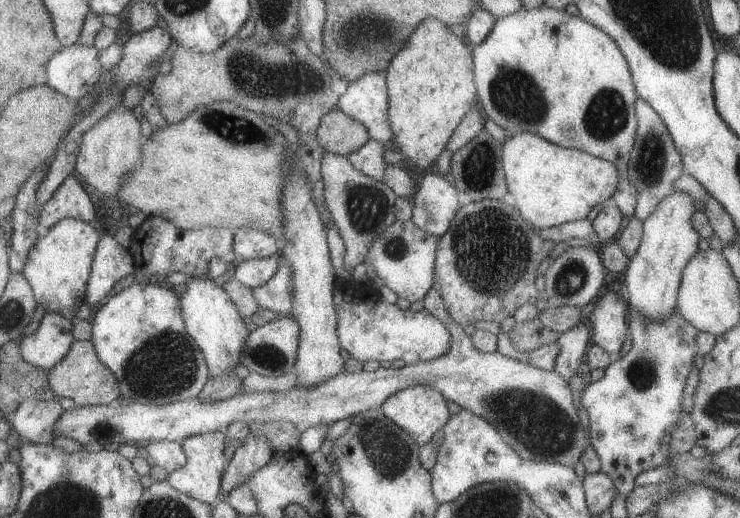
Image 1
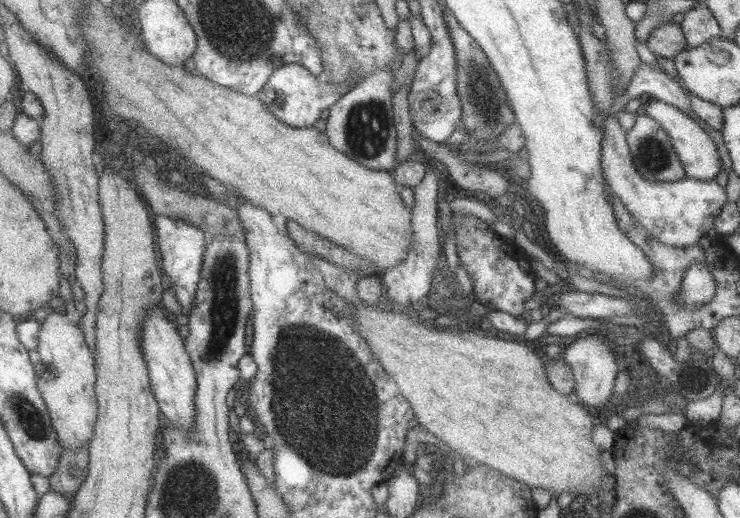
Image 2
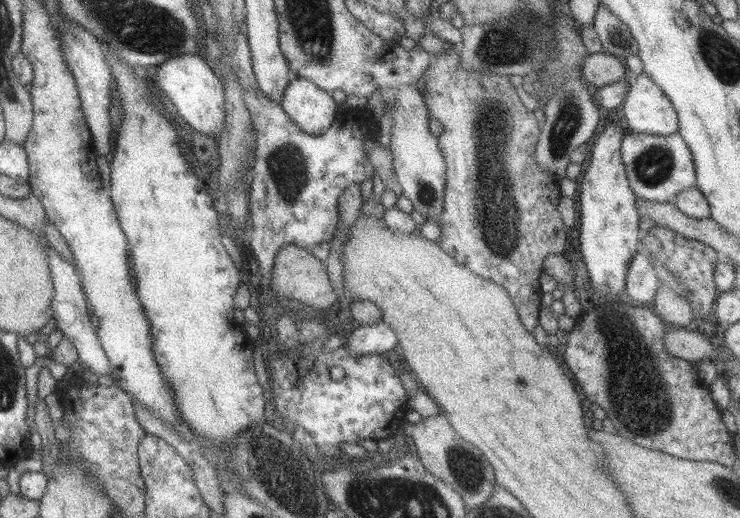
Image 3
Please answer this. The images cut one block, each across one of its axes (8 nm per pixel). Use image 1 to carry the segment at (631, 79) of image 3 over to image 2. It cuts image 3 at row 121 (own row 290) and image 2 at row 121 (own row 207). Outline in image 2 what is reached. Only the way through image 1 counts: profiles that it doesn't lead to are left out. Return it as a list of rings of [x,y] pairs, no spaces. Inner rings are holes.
[[[645,98],[641,112],[658,122],[661,129],[668,135],[687,177],[695,180],[714,180],[715,174],[721,168],[721,161],[719,161],[715,144],[705,134],[701,126],[698,126],[691,117],[680,112],[677,108],[656,99]]]

